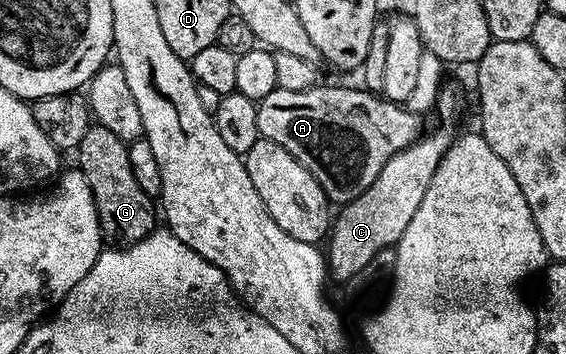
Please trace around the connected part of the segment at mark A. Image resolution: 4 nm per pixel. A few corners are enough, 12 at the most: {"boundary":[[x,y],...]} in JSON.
{"boundary":[[319,84],[258,101],[261,137],[334,204],[424,133],[423,115]]}

